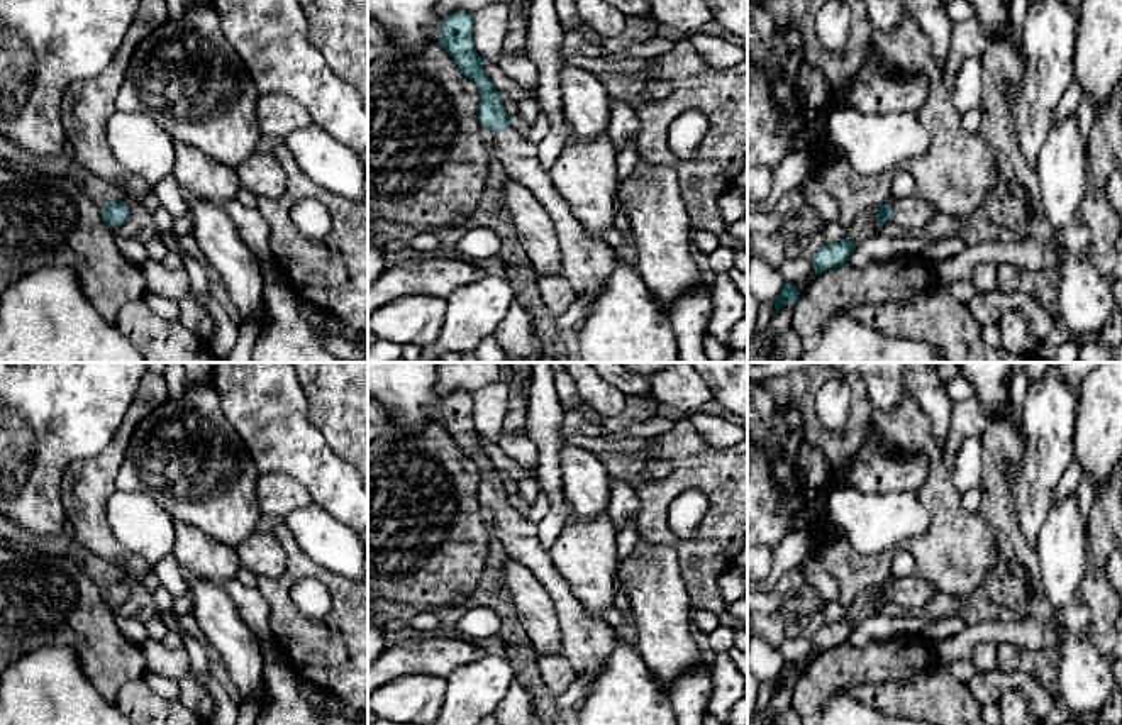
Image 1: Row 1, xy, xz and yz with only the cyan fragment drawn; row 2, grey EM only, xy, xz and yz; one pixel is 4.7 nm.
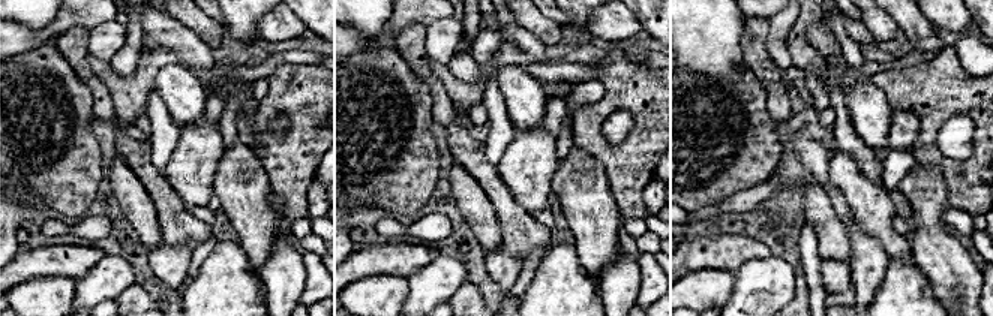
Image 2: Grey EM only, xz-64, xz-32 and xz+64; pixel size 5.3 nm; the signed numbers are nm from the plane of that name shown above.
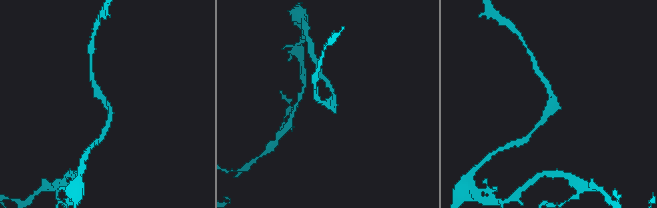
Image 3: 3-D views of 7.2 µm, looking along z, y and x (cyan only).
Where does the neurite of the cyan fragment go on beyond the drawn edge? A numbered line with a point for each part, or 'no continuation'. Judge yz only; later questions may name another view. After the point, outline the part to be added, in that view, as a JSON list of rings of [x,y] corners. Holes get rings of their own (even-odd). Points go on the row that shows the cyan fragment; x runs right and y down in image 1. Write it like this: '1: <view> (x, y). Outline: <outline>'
1: yz (912, 214). Outline: [[[917,193],[903,200],[891,200],[891,220],[908,235],[920,235],[929,222],[939,213],[925,198]]]

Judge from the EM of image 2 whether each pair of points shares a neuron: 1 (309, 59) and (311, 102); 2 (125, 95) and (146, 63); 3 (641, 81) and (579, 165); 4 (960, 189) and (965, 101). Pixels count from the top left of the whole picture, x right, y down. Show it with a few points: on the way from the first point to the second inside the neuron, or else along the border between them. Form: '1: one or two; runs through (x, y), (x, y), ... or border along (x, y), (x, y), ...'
1: two; border along (318, 65), (281, 65), (275, 71)
2: one; runs through (132, 87), (146, 71)
3: two; border along (575, 144), (603, 165), (608, 183)
4: one; runs through (945, 165), (929, 149), (929, 126), (941, 114)

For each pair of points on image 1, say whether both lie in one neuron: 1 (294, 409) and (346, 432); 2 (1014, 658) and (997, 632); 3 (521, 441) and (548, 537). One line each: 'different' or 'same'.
1: different
2: different
3: different

